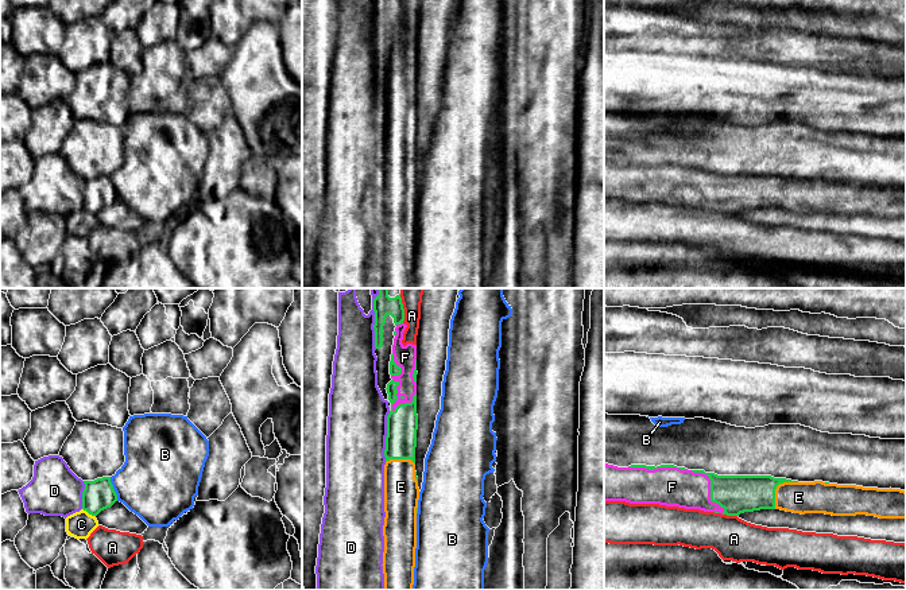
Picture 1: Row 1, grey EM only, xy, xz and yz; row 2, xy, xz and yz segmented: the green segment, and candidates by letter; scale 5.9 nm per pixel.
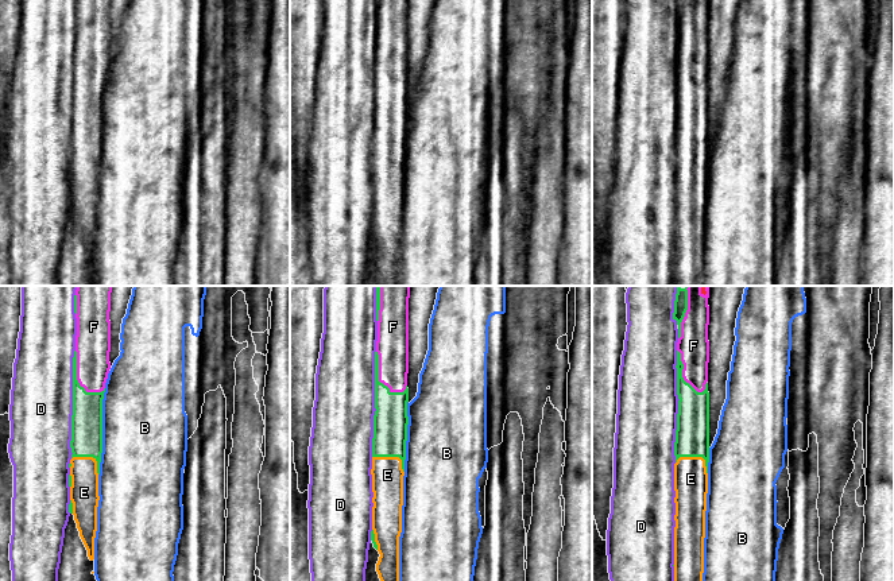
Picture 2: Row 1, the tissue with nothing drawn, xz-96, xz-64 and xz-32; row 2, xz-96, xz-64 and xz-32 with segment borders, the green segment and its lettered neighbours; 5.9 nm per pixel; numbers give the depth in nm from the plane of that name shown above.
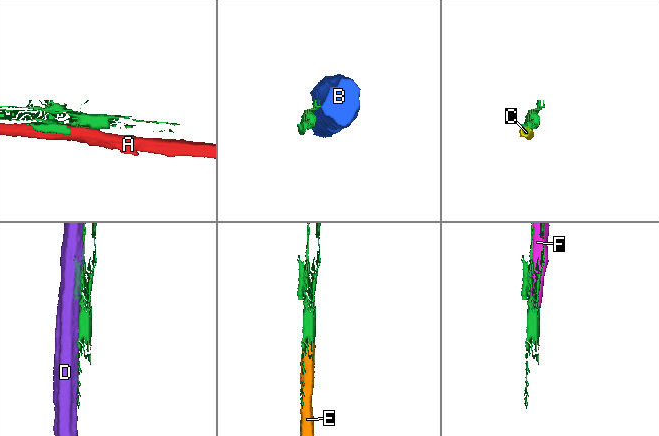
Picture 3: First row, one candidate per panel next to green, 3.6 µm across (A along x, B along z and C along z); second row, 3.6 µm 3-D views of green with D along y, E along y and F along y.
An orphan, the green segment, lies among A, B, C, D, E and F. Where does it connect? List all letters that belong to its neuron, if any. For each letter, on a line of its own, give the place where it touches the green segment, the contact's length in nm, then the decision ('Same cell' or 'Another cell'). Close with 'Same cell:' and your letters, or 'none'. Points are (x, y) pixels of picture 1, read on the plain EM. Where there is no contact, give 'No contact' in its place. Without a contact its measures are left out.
A: Touches green at xz (403, 11). Shared border 130 nm. Another cell
B: Touches green at xy (113, 187). Shared border 150 nm. Another cell
C: Touches green at xy (89, 212). Shared border 90 nm. Another cell
D: Touches green at xz (386, 135). Shared border 300 nm. Another cell
E: Touches green at yz (775, 186). Shared border 220 nm. Same cell
F: Touches green at xz (395, 93). Shared border 200 nm. Same cell
Same cell: E, F

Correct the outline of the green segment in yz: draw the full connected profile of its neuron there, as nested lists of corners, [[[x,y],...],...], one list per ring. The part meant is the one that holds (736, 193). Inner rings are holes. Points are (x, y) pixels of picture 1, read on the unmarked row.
[[[604,162],[604,199],[659,202],[727,214],[739,214],[744,210],[760,207],[781,207],[801,213],[867,213],[879,217],[906,217],[906,190],[901,187],[863,186],[822,179],[798,181],[771,174],[717,174],[674,163],[661,163],[657,166],[631,163],[628,166],[617,166]]]

